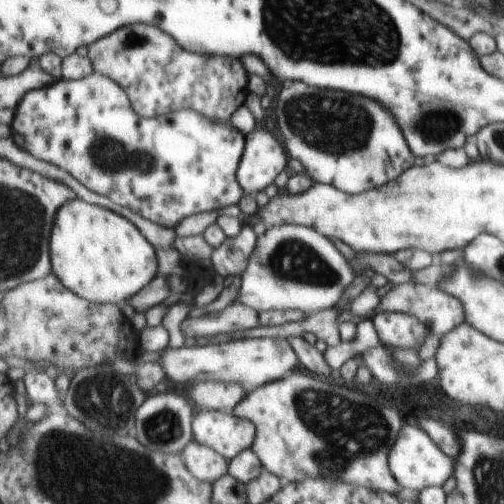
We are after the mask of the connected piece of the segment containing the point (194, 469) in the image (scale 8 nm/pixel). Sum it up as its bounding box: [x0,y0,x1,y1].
[183,439,229,483]

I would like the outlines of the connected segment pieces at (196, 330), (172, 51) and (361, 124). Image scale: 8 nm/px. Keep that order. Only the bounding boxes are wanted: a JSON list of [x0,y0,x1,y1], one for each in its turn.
[[181,301,259,342],[87,23,247,123],[274,80,413,194]]

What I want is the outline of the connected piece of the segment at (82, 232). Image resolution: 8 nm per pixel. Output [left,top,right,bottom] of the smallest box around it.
[51,198,159,305]

